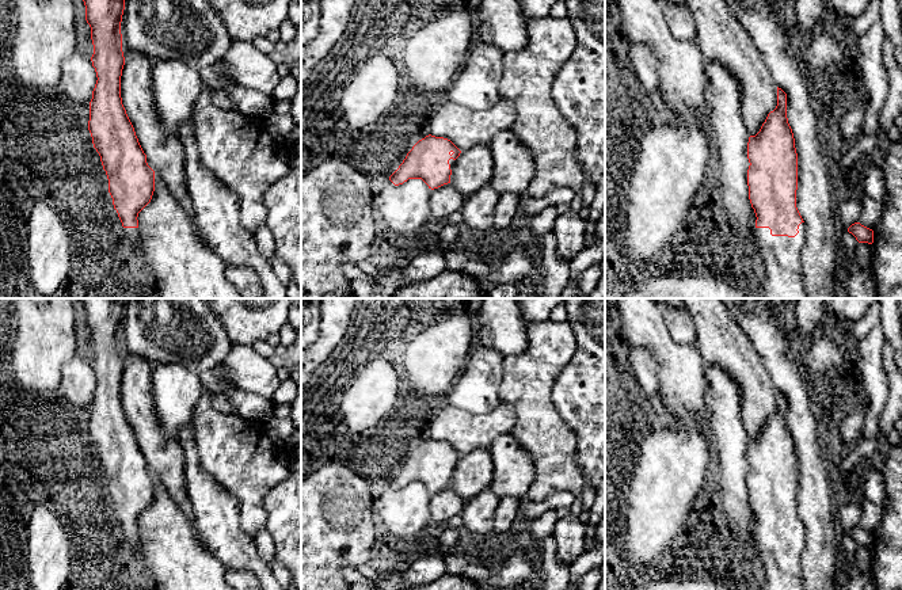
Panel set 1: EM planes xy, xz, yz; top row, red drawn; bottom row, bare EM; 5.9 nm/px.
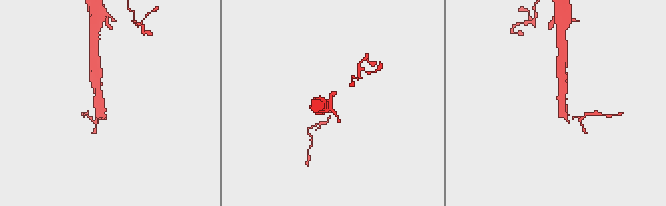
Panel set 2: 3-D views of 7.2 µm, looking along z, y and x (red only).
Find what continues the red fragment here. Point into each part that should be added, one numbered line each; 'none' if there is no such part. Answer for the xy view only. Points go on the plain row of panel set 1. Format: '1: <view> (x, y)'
1: xy (133, 537)

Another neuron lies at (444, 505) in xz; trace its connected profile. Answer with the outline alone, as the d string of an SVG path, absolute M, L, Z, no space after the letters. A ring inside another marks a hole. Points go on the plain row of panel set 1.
M450 487L431 494L429 506L434 529L439 529L452 517L461 514L464 510L464 503L465 500Z

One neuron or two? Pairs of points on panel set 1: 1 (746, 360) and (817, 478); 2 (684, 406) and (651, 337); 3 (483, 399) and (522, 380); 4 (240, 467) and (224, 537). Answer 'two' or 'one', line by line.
1: two
2: one
3: two
4: two

